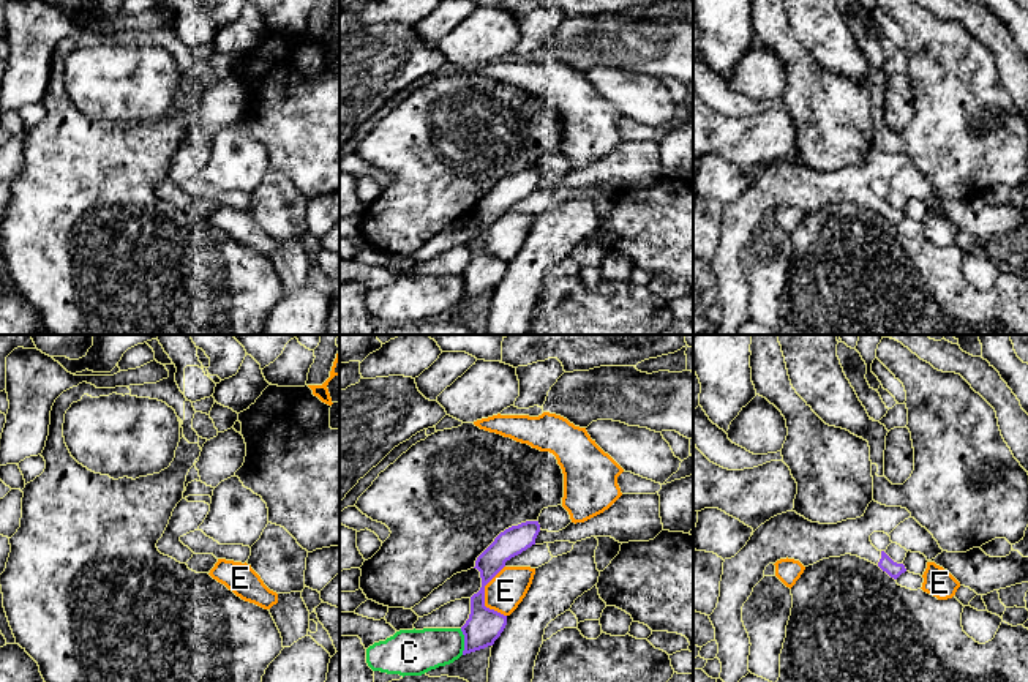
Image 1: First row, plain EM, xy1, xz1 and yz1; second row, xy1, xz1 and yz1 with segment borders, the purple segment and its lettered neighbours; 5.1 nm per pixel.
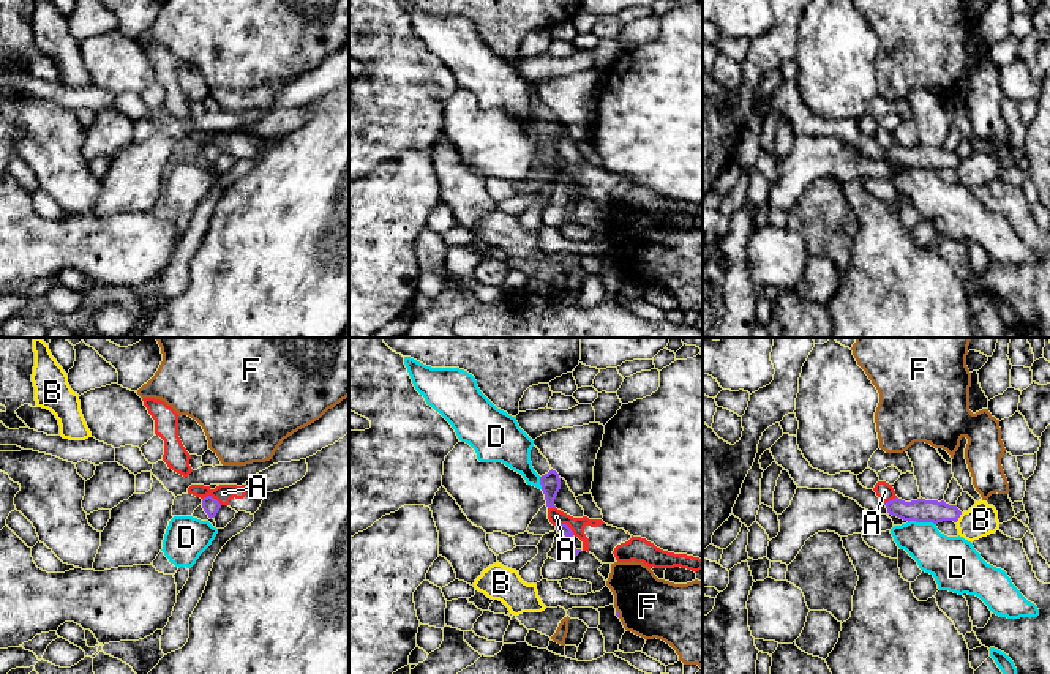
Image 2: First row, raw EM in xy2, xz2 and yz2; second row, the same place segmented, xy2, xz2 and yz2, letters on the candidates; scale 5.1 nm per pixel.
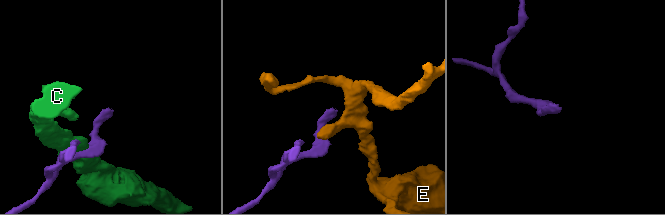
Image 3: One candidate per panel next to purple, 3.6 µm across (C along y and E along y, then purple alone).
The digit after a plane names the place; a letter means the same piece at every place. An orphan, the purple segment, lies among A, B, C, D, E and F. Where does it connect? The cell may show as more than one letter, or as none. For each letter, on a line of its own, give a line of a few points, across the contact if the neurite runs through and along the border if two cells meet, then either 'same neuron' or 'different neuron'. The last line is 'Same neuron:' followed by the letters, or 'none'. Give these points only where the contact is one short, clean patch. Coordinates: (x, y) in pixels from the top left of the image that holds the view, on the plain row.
A: line xz2 (556, 171), (566, 171), (573, 180); different neuron
B: different neuron
C: different neuron
D: different neuron
E: line xz1 (504, 212), (485, 232), (485, 251), (506, 262); different neuron
F: line xz2 (616, 256), (619, 262); different neuron
Same neuron: none

